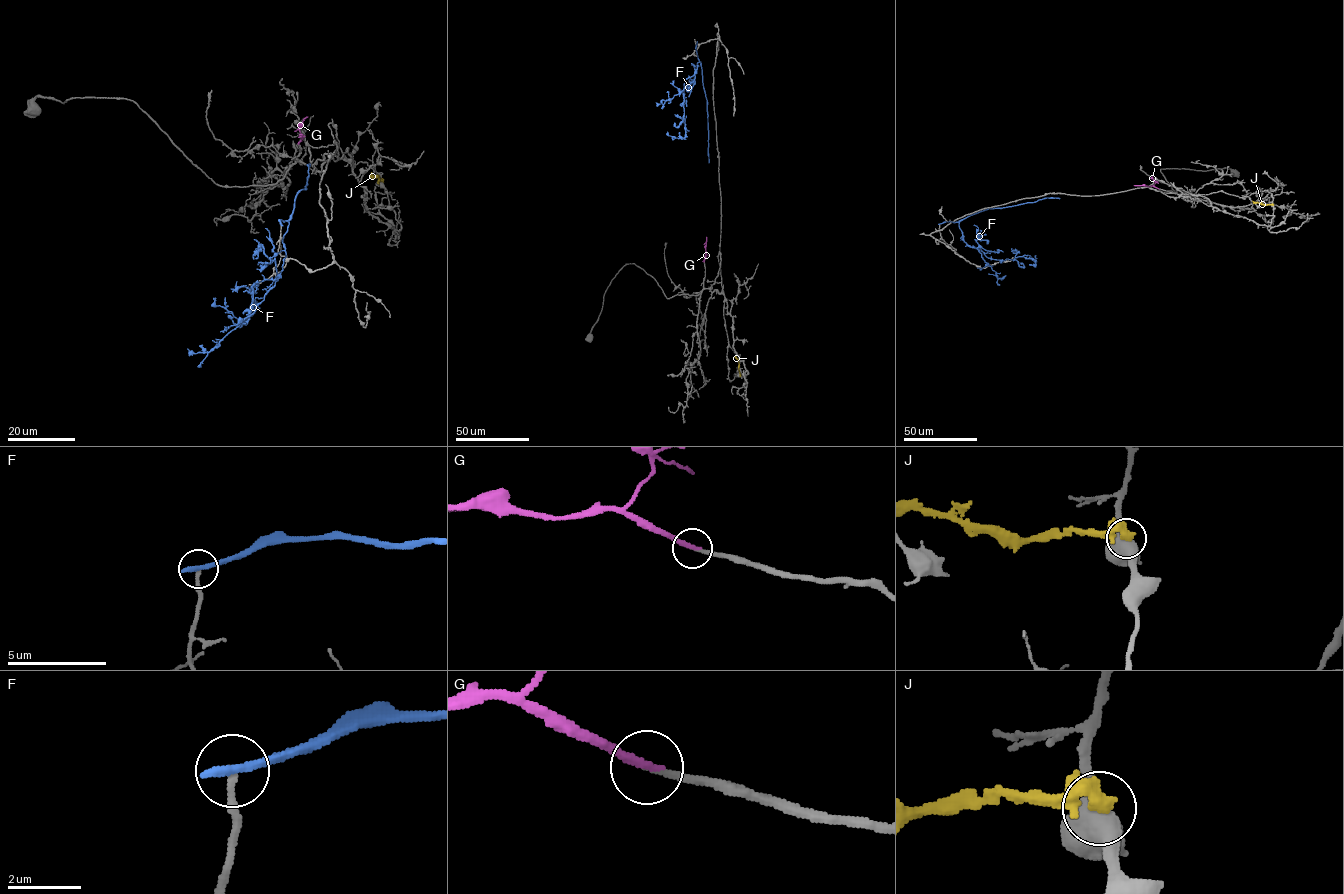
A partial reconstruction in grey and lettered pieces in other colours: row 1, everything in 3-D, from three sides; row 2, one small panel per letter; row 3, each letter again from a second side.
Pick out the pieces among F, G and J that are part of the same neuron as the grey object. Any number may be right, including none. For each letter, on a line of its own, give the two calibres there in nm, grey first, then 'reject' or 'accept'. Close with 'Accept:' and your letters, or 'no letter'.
F: calibres 180 and 320 nm; reject
G: calibres 180 and 240 nm; accept
J: calibres 480 and 500 nm; reject
Accept: G

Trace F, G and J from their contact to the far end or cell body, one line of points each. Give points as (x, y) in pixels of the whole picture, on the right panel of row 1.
F: (939, 224), (959, 222), (963, 241), (988, 257), (1005, 260), (1024, 256), (1034, 259), (1034, 265), (1029, 255)
G: (1158, 188), (1134, 185)
J: (1273, 205), (1252, 201)

